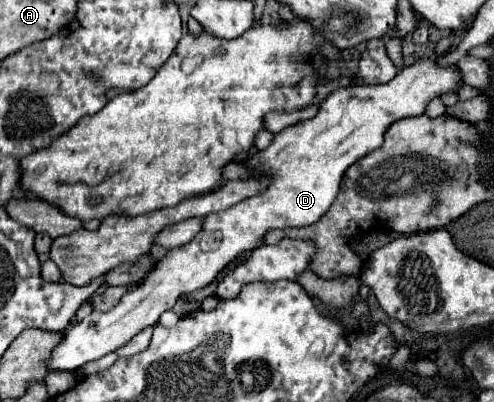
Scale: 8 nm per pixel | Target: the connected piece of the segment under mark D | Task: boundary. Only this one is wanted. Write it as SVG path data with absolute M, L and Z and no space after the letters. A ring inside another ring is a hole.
M420 59L404 67L386 85L340 87L330 93L322 101L322 107L314 119L286 127L274 135L272 143L264 151L256 151L246 161L250 169L260 171L252 177L270 177L270 185L262 193L246 197L222 213L204 217L204 223L200 219L180 221L178 225L170 225L170 229L158 233L158 241L154 241L154 245L172 251L158 259L154 269L138 285L126 291L114 309L106 313L92 311L80 323L66 329L62 341L50 353L48 373L76 371L88 361L96 361L112 351L118 351L122 345L126 345L126 341L130 341L130 337L146 327L156 325L160 315L172 309L178 299L210 285L226 265L260 247L270 229L304 227L316 223L336 199L344 171L358 159L378 149L378 145L382 145L382 135L394 121L422 115L426 103L432 97L454 91L458 79L460 73L456 65L442 69L436 65L436 59Z

